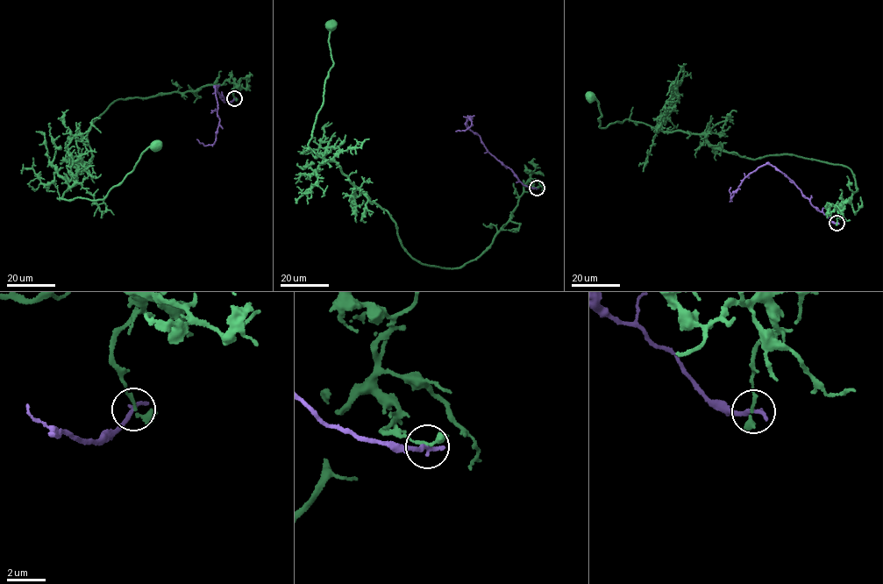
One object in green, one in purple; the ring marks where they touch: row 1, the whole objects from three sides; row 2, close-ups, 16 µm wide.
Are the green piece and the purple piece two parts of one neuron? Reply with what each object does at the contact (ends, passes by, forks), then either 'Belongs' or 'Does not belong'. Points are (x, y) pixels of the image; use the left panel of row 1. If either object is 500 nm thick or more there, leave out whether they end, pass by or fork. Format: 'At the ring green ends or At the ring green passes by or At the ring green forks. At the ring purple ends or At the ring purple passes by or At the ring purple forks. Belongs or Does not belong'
At the ring green ends. At the ring purple ends. Does not belong

